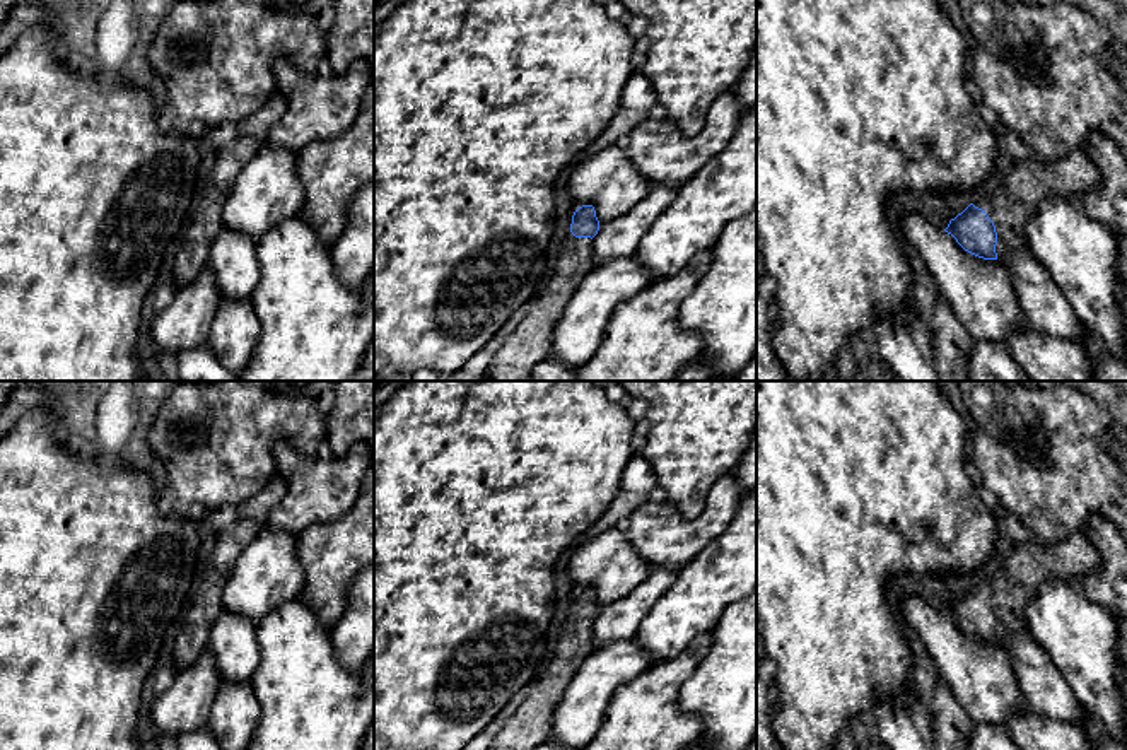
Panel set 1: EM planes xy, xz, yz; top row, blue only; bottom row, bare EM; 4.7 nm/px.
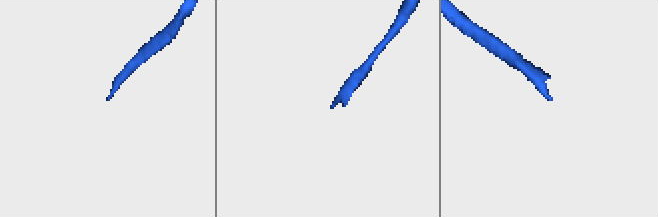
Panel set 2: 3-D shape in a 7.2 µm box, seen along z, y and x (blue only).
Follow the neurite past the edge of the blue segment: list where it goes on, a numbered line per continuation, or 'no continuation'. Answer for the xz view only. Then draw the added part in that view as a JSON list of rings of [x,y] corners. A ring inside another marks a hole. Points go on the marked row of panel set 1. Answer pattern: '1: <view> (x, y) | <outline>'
1: xz (530, 344) | [[[575,237],[555,260],[531,311],[492,359],[492,381],[531,381],[533,369],[552,354],[553,333],[581,280],[593,268],[593,239]]]

